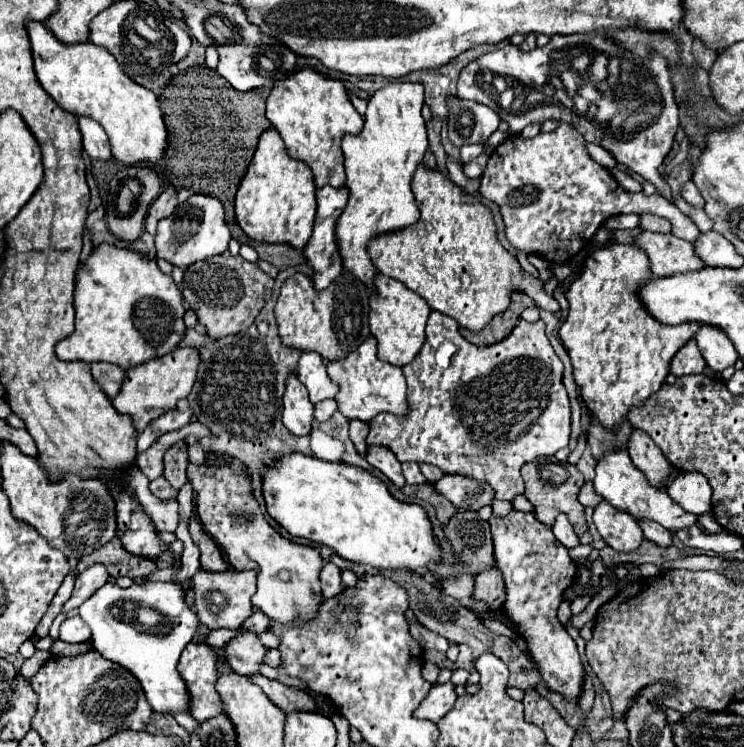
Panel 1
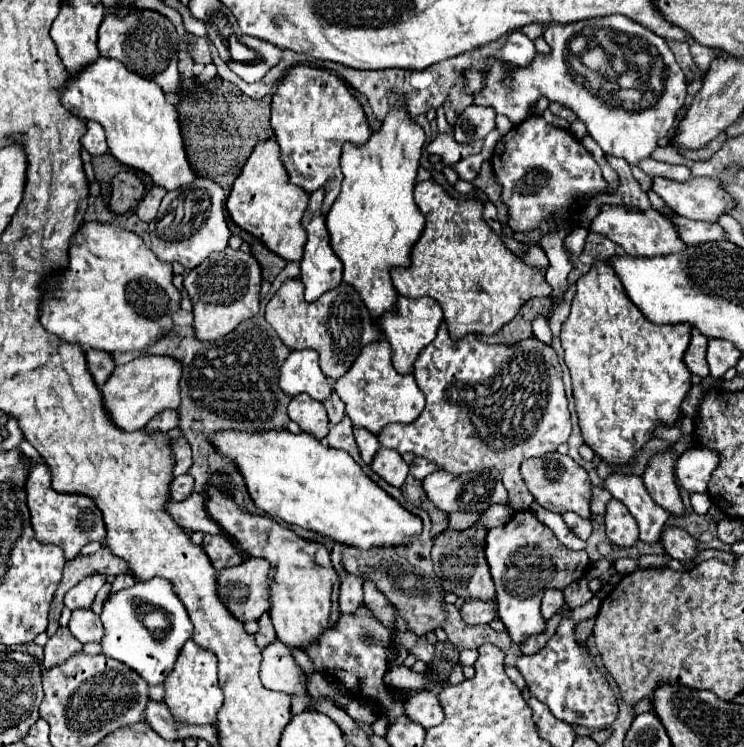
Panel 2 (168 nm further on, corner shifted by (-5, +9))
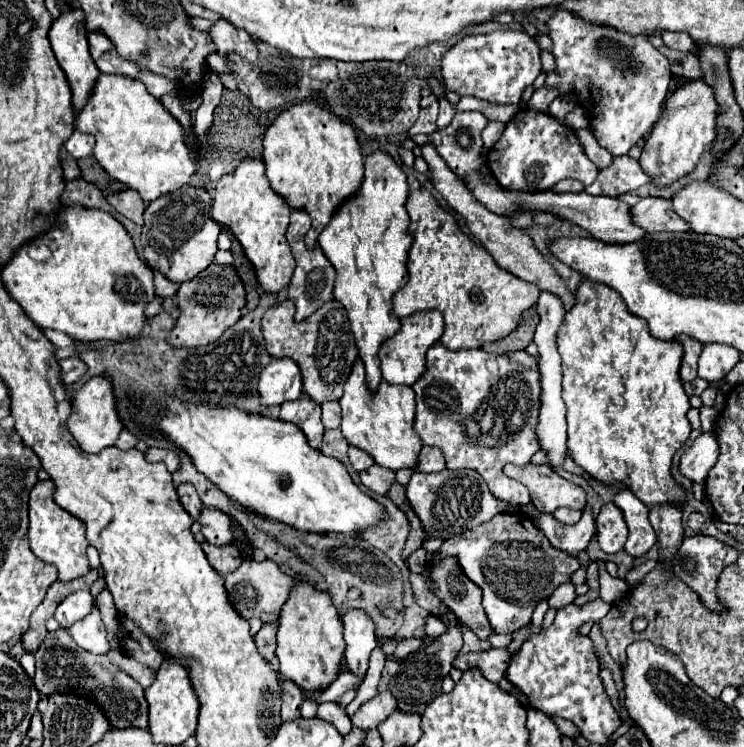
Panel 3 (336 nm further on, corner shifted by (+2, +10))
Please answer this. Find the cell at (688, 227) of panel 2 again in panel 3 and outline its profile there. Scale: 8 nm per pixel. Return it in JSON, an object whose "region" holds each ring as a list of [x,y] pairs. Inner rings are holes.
{"region":[[[640,198],[640,202],[632,208],[632,220],[648,232],[690,232],[690,224],[674,212],[668,198]]]}

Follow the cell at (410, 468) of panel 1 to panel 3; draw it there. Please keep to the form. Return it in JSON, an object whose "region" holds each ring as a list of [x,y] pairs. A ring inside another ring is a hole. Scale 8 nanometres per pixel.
{"region":[[[422,446],[420,454],[418,454],[418,462],[416,462],[416,472],[440,472],[444,468],[444,456],[438,448],[432,446]]]}

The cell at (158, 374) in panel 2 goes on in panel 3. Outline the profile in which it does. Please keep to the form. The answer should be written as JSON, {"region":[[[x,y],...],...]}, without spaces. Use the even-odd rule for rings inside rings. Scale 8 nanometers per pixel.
{"region":[[[92,376],[84,388],[74,396],[74,410],[68,422],[68,430],[72,432],[72,436],[78,440],[78,444],[86,450],[86,452],[100,452],[106,446],[112,446],[116,442],[116,438],[120,436],[120,432],[124,430],[124,424],[120,420],[116,402],[114,402],[114,388],[112,388],[112,380],[108,380],[106,376]]]}

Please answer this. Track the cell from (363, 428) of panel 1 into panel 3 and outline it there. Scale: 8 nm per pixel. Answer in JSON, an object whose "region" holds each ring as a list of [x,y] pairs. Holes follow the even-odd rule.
{"region":[[[350,446],[350,448],[348,448],[348,456],[350,456],[350,464],[352,464],[352,468],[354,468],[356,472],[362,472],[364,468],[368,468],[368,466],[374,464],[372,456],[368,456],[364,450],[360,450],[360,448],[356,448],[356,446]]]}

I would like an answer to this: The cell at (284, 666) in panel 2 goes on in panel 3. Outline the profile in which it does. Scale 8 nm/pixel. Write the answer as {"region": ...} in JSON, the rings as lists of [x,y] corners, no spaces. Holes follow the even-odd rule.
{"region":[[[274,670],[274,674],[278,676],[280,688],[282,688],[282,694],[280,694],[280,698],[282,698],[282,720],[294,720],[300,716],[302,690],[292,680],[284,680],[278,670]]]}

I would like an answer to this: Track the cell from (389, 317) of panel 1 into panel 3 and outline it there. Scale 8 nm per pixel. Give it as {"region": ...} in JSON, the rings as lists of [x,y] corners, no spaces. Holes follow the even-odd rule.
{"region":[[[424,310],[424,312],[414,312],[410,316],[400,318],[400,330],[384,340],[380,348],[380,366],[382,366],[382,378],[390,384],[408,384],[412,386],[424,372],[424,352],[438,342],[442,336],[444,320],[438,310]]]}

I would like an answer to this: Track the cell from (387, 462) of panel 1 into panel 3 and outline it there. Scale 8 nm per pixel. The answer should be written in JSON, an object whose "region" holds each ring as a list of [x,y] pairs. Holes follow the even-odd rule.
{"region":[[[372,464],[364,472],[360,472],[360,480],[366,488],[378,492],[378,494],[388,494],[390,486],[396,482],[396,472],[378,464]]]}

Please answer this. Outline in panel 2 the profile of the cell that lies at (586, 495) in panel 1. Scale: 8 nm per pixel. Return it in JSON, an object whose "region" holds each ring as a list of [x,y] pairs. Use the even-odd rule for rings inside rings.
{"region":[[[593,489],[593,515],[603,515],[605,513],[605,507],[611,499],[611,493],[607,493],[607,489]]]}

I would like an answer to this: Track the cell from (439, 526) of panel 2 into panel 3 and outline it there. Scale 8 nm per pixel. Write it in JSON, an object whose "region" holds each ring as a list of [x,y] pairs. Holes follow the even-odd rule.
{"region":[[[400,502],[400,508],[406,512],[406,516],[410,520],[410,536],[408,536],[408,542],[404,546],[404,558],[408,558],[414,550],[418,550],[422,546],[422,542],[426,540],[426,534],[424,534],[424,528],[420,524],[420,518],[410,508],[410,504],[408,502]]]}

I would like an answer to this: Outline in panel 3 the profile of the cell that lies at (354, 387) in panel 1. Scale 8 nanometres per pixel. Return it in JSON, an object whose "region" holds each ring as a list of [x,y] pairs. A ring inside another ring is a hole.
{"region":[[[358,358],[344,384],[340,406],[342,406],[340,430],[352,446],[358,446],[364,452],[368,452],[374,458],[374,462],[384,468],[390,468],[390,470],[414,468],[416,456],[422,444],[412,430],[416,402],[414,402],[414,390],[410,386],[404,386],[404,384],[396,386],[382,380],[378,390],[370,390],[364,376],[364,364]]]}

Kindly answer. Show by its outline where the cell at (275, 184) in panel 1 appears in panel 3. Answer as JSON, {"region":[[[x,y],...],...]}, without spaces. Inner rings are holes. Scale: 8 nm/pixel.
{"region":[[[242,158],[242,162],[232,172],[222,176],[214,190],[212,218],[220,226],[230,228],[230,232],[238,238],[248,260],[256,268],[256,276],[264,292],[284,290],[296,266],[290,244],[286,240],[286,228],[292,212],[288,206],[290,204],[272,190],[266,178],[264,162],[256,158]]]}

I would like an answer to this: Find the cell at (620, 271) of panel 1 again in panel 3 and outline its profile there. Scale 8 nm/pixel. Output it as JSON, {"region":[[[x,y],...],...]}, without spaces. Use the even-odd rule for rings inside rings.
{"region":[[[584,278],[574,296],[576,302],[566,312],[566,320],[556,336],[562,356],[562,400],[566,404],[570,456],[596,480],[608,484],[614,480],[624,482],[646,506],[684,500],[684,490],[670,474],[676,450],[690,434],[690,422],[686,418],[690,402],[678,376],[682,360],[678,340],[664,342],[654,338],[648,322],[630,314],[620,294],[606,284]]]}

